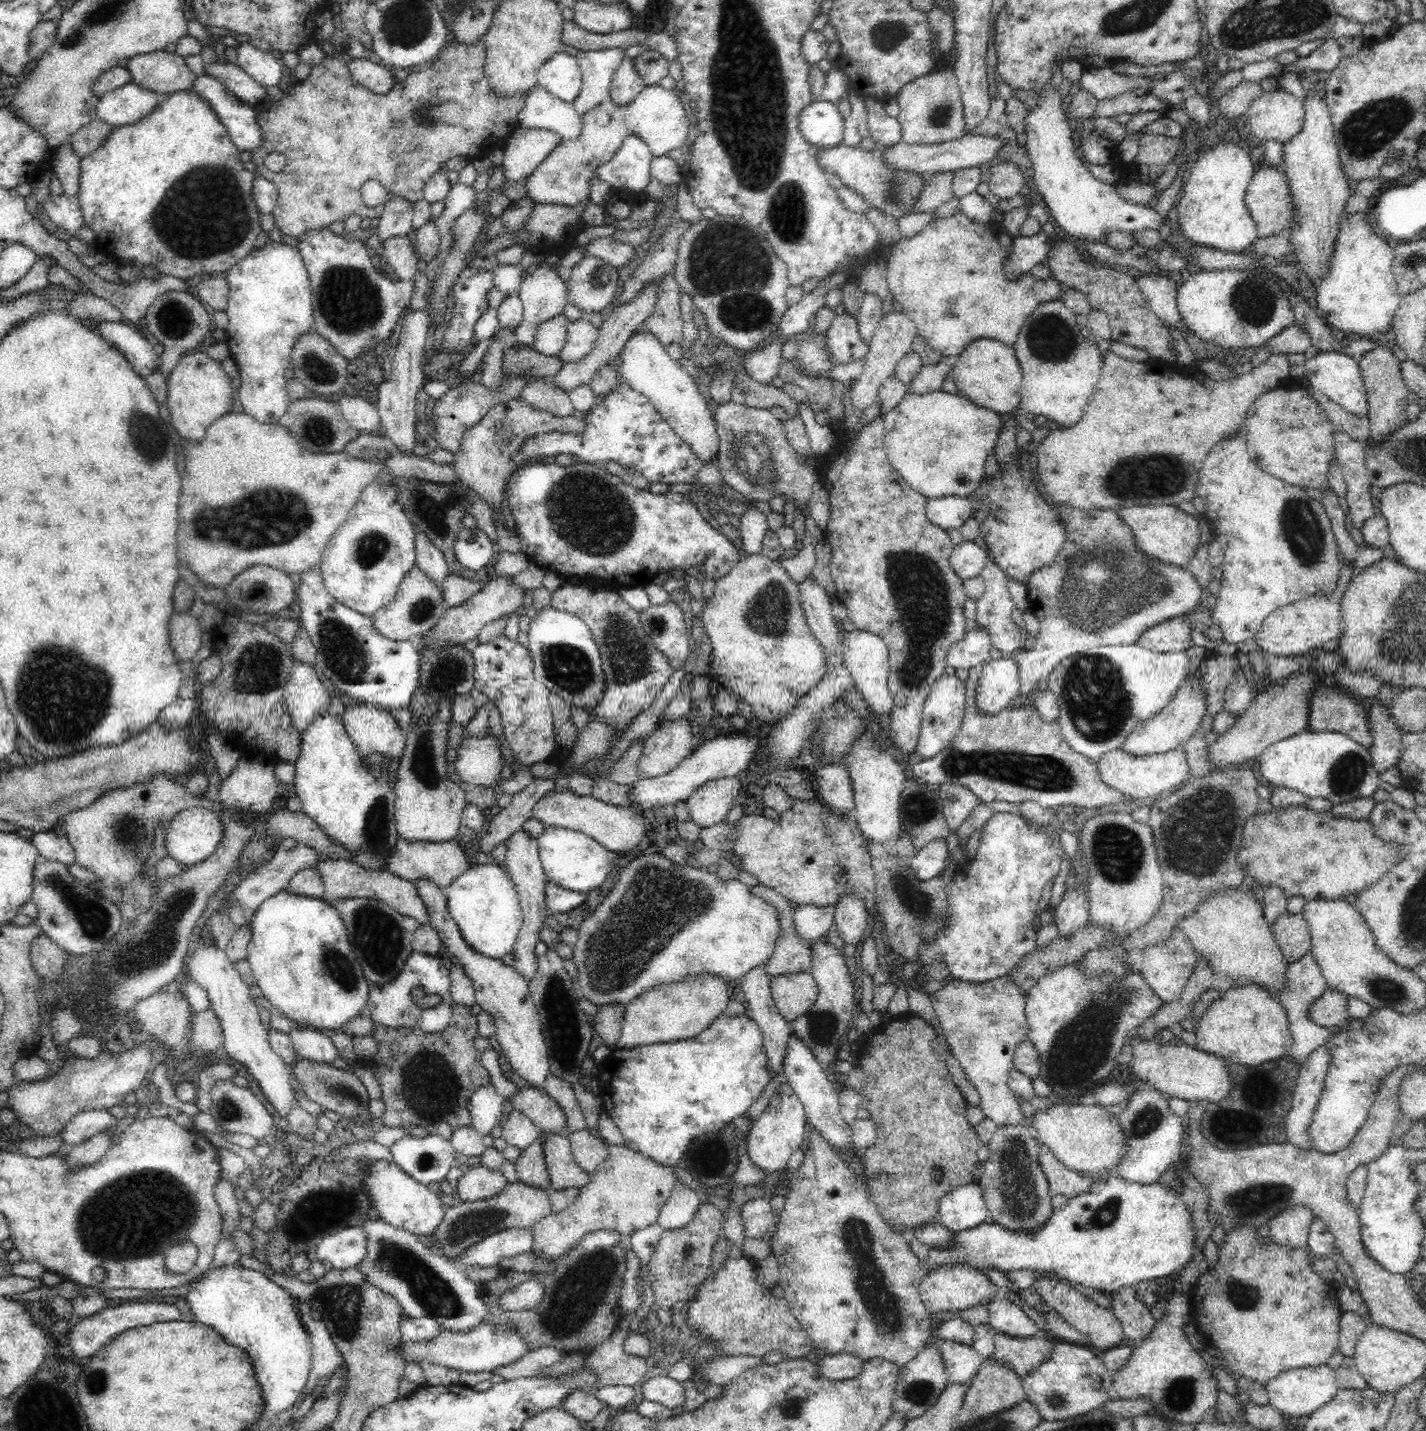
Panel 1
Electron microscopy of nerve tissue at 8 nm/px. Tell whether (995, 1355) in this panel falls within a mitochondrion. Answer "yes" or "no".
no

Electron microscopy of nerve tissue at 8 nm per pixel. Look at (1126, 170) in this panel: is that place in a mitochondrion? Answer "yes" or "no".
no

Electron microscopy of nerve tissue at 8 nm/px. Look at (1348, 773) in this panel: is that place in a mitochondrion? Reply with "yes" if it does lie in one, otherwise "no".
yes

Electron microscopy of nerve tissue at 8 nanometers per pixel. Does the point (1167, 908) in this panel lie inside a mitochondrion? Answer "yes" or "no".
no

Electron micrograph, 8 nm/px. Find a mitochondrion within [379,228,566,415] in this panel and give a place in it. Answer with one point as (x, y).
(520, 365)

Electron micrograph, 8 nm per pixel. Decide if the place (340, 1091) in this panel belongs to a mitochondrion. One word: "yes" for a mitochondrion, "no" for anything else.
yes

